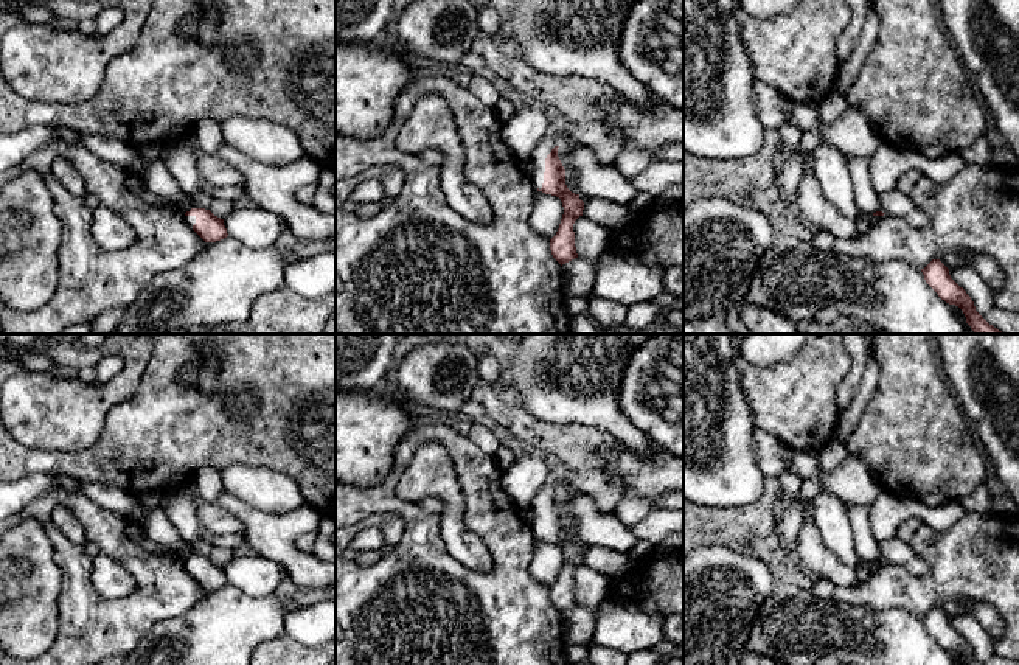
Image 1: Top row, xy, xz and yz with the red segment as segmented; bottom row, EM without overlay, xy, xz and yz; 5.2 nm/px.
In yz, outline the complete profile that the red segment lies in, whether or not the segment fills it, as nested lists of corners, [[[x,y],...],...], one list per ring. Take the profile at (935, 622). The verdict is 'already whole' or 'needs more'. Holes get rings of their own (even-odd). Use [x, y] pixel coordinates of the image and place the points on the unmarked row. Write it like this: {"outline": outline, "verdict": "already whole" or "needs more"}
{"outline": [[[932,608],[921,617],[926,631],[938,642],[941,648],[958,654],[965,665],[982,665],[974,654],[974,649],[949,623],[949,617],[940,609]]], "verdict": "already whole"}

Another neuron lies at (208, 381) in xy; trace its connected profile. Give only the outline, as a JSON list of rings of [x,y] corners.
[[[208,339],[203,346],[205,364],[199,379],[199,390],[203,395],[213,395],[219,385],[219,368],[221,368],[221,353],[219,346],[213,339]]]

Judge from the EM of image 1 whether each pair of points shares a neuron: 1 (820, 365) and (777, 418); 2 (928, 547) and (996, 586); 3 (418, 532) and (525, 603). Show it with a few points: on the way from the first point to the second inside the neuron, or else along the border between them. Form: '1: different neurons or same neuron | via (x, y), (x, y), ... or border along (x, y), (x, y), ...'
1: same neuron | via (811, 378), (789, 406)
2: same neuron | via (945, 550), (971, 561), (979, 569)
3: same neuron | via (440, 560), (491, 603), (497, 603)

